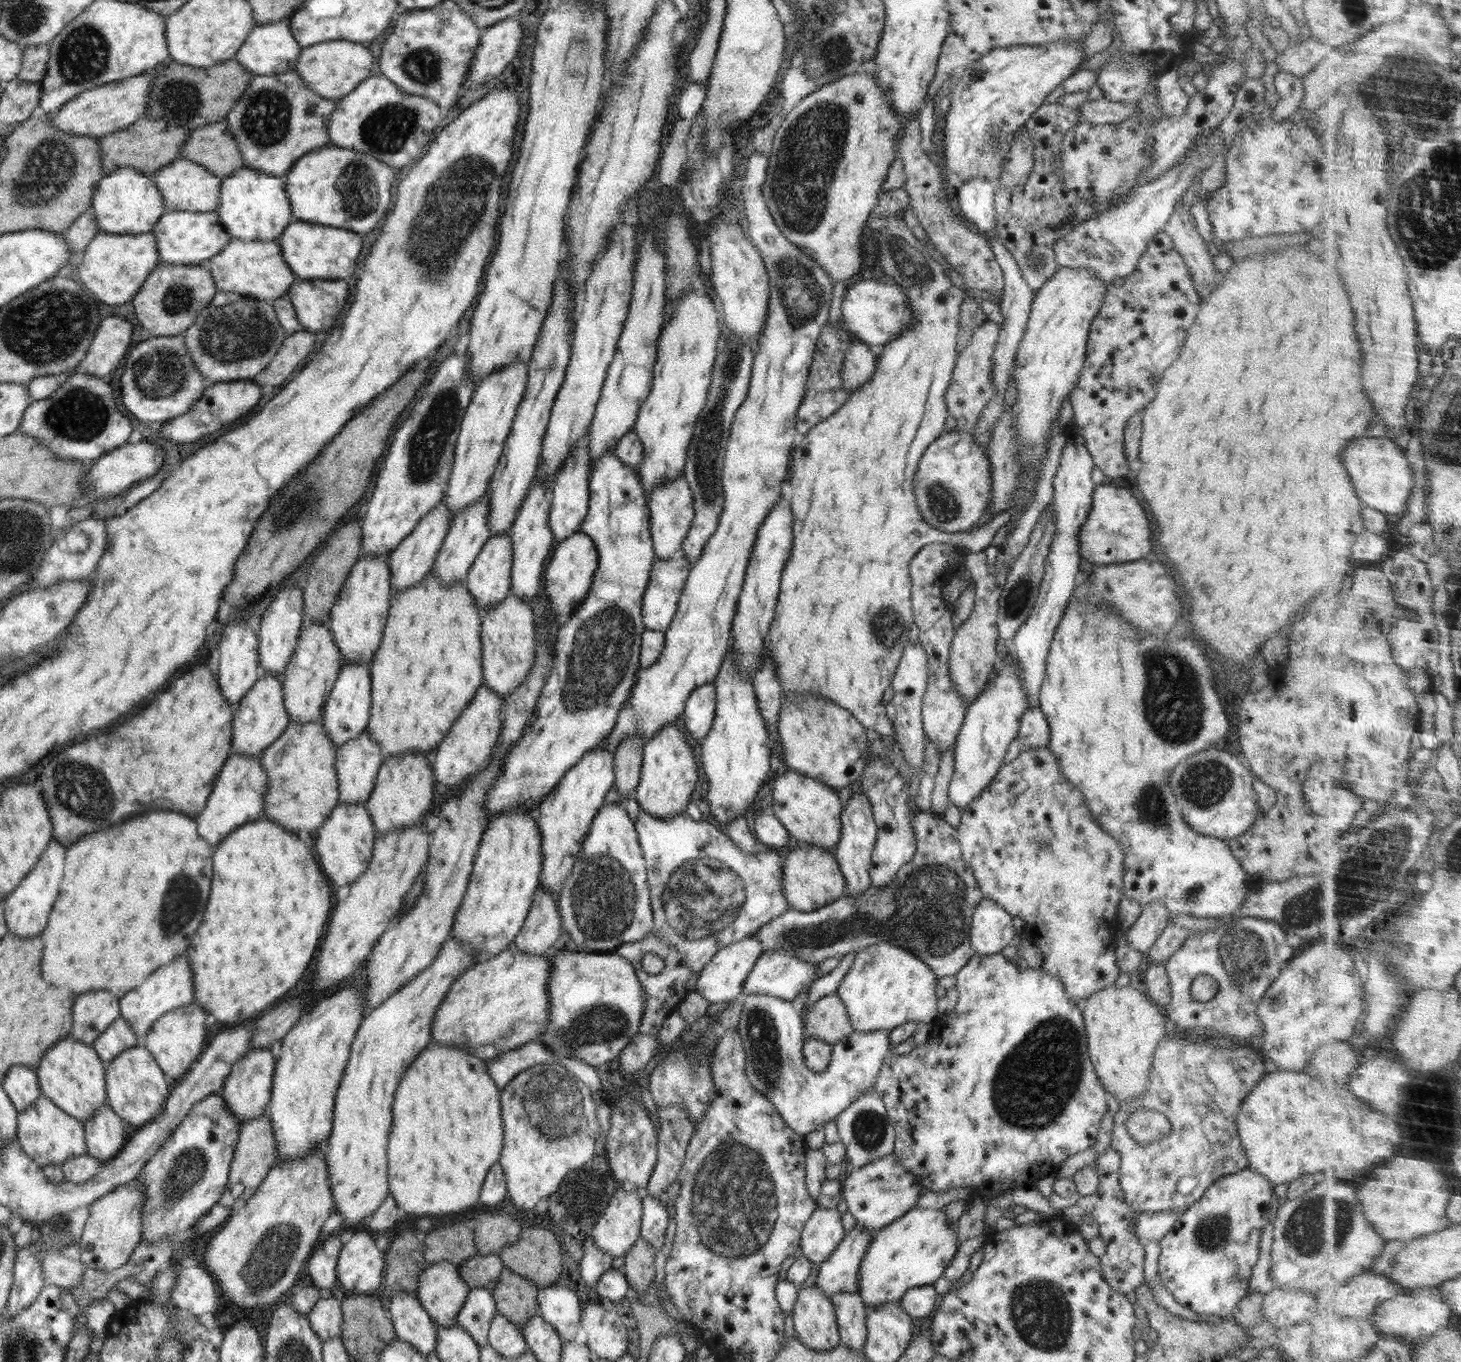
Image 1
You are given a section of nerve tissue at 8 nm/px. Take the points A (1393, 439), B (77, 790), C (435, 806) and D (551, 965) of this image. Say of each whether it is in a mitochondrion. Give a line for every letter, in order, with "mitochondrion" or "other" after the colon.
A: other
B: mitochondrion
C: other
D: other

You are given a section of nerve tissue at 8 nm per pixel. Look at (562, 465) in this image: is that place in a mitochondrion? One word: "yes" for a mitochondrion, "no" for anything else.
no

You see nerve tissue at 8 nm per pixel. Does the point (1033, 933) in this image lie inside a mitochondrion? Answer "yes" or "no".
no

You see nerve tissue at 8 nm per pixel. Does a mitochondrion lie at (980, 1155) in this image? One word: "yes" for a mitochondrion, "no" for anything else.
no

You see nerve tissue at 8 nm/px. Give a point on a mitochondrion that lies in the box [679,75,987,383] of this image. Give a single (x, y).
(809, 157)

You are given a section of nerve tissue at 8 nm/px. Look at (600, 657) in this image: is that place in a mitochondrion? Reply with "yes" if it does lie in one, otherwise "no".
yes

